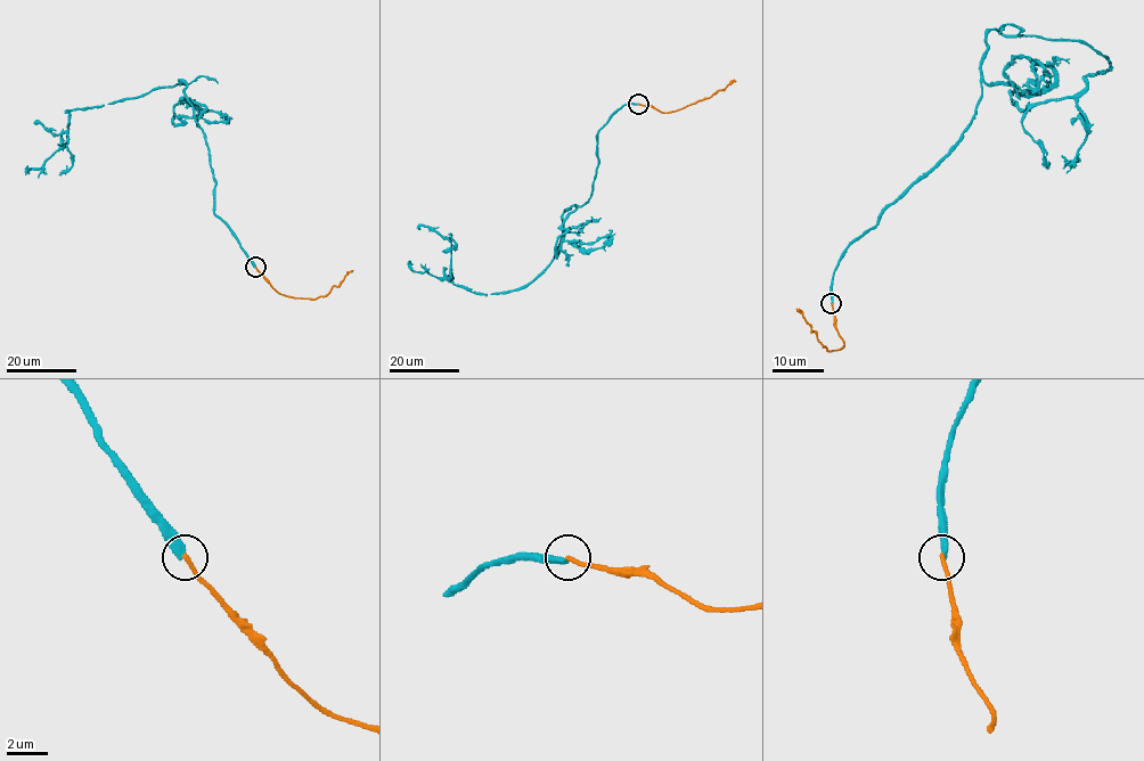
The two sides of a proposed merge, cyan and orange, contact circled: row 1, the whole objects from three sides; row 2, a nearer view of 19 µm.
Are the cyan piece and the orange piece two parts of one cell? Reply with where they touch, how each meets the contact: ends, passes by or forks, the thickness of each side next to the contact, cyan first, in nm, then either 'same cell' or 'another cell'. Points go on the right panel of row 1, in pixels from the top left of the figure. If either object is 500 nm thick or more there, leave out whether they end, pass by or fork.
place (831, 303); cyan ends; orange ends; calibres 380 and 200 nm; another cell

